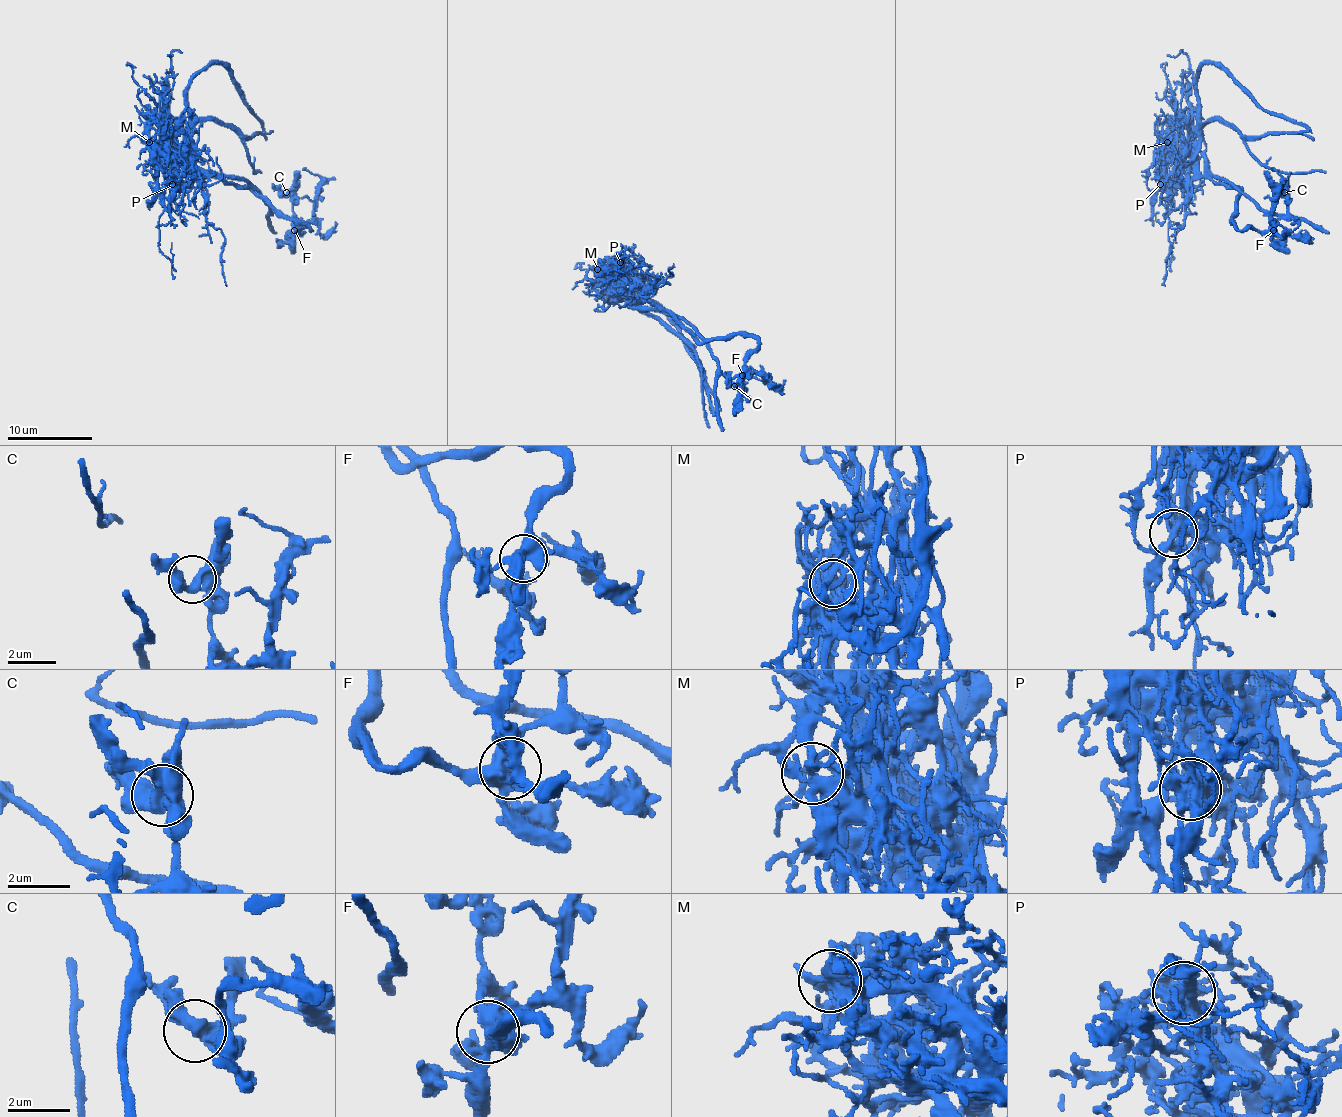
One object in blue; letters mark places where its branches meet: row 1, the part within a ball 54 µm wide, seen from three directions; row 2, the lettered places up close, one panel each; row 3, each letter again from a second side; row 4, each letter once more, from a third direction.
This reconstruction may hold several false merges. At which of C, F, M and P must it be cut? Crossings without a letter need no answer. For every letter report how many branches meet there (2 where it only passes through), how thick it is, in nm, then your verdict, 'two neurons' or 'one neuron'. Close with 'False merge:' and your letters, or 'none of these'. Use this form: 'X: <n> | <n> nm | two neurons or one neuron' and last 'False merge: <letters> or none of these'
C: 4 | 360 nm | one neuron
F: 7 | 480 nm | one neuron
M: 4 | 320 nm | two neurons
P: 7 | 340 nm | two neurons
False merge: M, P

